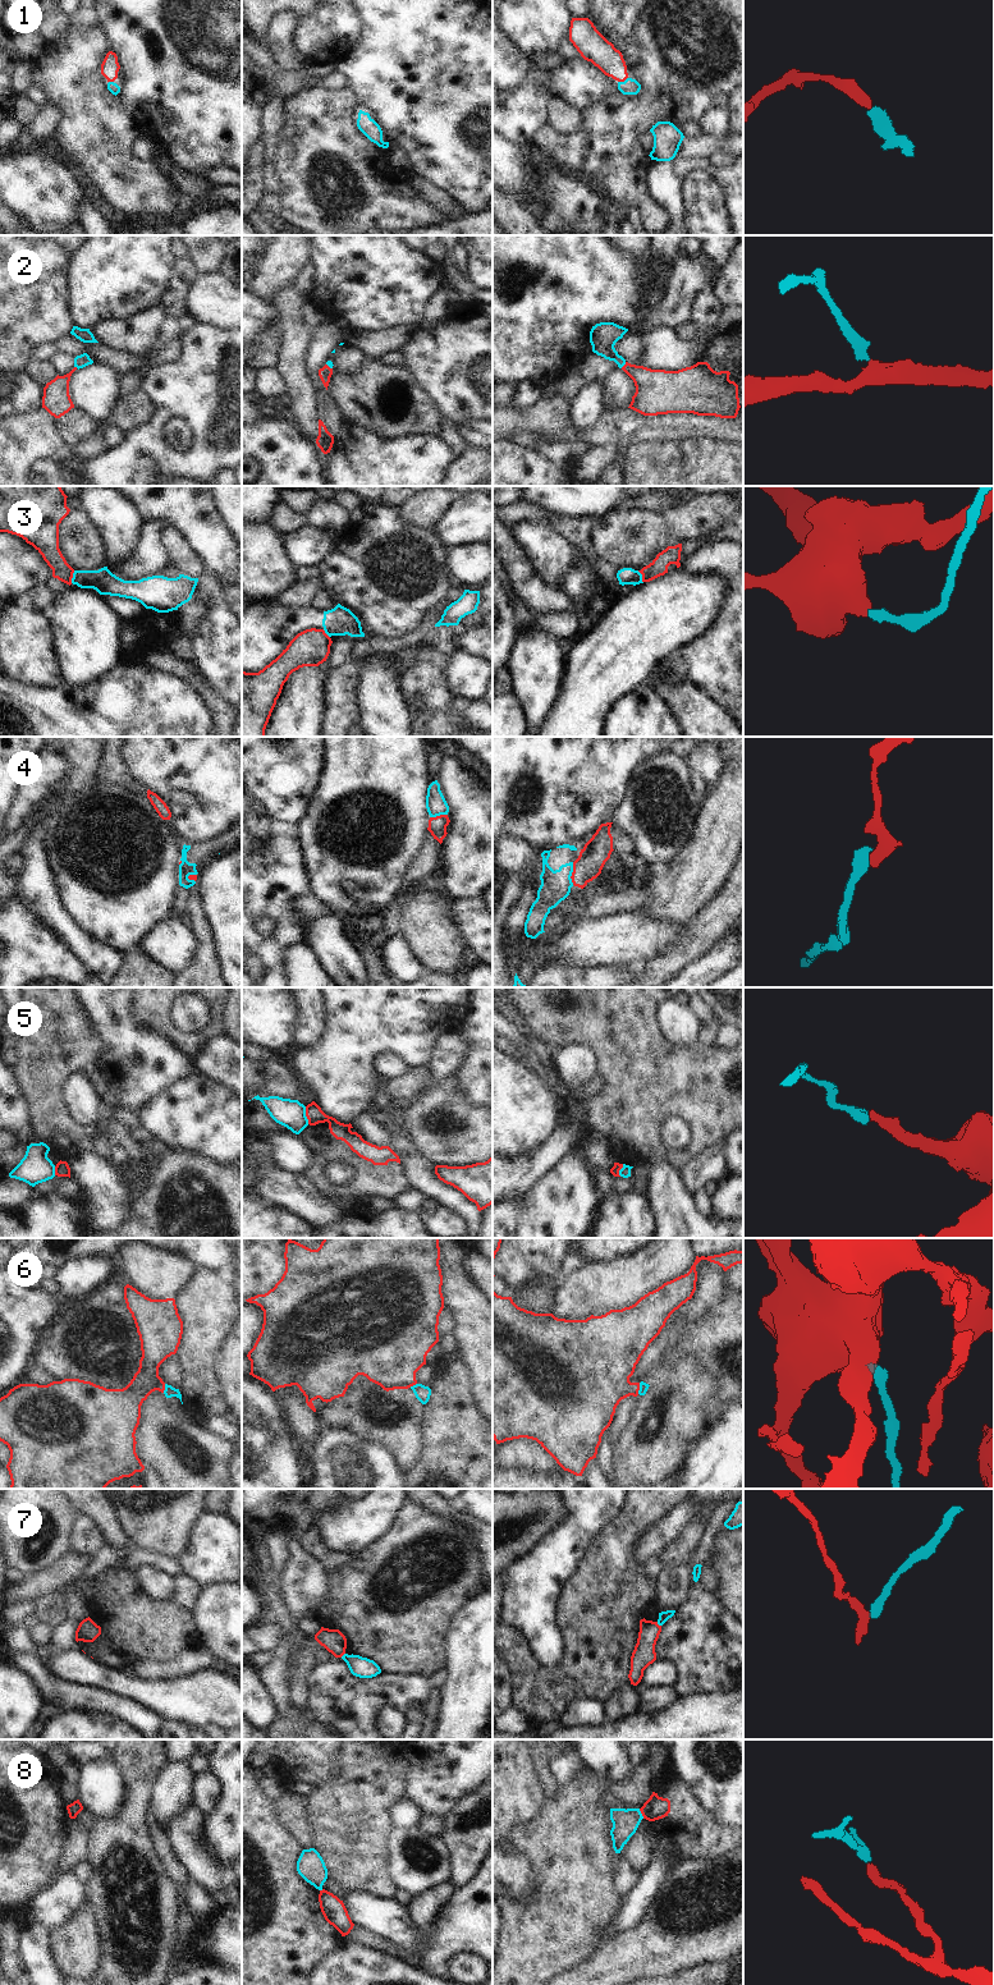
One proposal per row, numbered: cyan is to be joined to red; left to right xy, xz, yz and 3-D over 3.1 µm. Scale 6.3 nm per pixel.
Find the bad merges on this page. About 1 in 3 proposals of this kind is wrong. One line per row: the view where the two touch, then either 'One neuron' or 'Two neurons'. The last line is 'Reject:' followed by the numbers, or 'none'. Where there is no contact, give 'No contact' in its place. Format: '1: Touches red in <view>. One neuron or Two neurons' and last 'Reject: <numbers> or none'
1: Touches red in yz. One neuron
2: Touches red in yz. One neuron
3: Touches red in xy. Two neurons
4: Touches red in yz. Two neurons
5: Touches red in xz. Two neurons
6: Touches red in yz. One neuron
7: Touches red in yz. Two neurons
8: Touches red in yz. Two neurons
Reject: 3, 4, 5, 7, 8.

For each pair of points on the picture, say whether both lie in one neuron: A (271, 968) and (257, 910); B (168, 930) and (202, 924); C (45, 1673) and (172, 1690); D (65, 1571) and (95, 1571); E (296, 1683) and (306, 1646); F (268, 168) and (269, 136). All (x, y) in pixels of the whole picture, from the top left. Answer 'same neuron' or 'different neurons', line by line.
A: same neuron
B: different neurons
C: different neurons
D: different neurons
E: same neuron
F: same neuron

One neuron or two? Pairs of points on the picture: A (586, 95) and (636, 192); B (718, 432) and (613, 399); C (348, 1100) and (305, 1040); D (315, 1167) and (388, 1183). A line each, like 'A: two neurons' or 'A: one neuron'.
A: two neurons
B: two neurons
C: two neurons
D: one neuron

